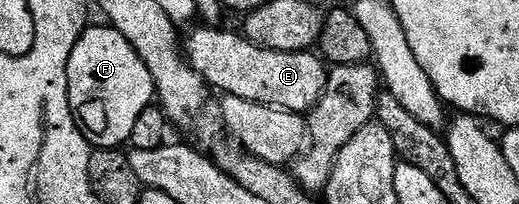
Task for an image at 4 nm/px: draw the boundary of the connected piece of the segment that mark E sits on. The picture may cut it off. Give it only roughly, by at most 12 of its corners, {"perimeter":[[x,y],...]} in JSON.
{"perimeter":[[194,26],[183,43],[210,88],[308,113],[330,68]]}

